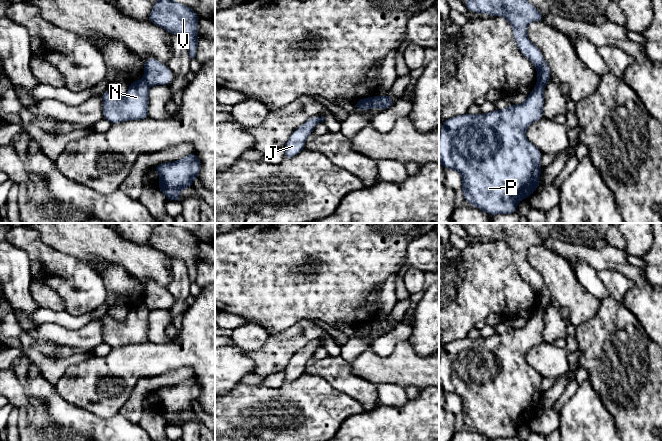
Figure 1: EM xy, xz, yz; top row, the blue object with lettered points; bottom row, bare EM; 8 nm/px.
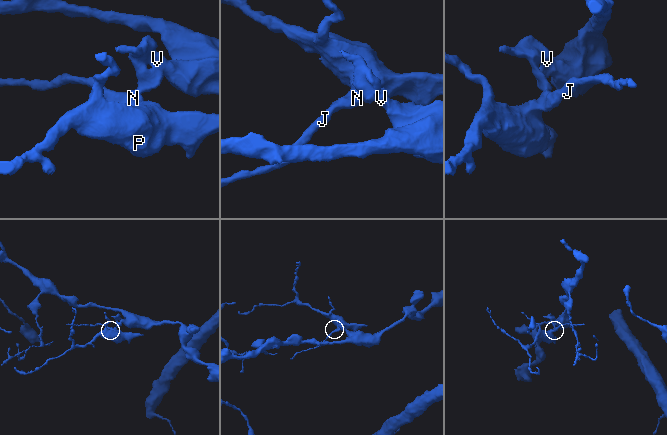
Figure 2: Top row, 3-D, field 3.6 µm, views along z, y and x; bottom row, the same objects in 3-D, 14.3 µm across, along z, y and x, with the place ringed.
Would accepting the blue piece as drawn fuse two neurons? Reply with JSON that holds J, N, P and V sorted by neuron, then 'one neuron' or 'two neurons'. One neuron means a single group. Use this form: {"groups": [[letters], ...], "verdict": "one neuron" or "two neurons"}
{"groups": [["J", "N", "P"], ["V"]], "verdict": "two neurons"}

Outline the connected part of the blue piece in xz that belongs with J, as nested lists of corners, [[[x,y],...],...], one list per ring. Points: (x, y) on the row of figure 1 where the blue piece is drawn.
[[[324,116],[308,119],[302,126],[296,129],[284,145],[284,159],[290,159],[305,149],[305,141],[311,135],[319,122],[324,122]]]

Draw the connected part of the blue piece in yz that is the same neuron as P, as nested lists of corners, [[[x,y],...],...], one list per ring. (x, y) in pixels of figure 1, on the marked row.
[[[536,84],[522,104],[509,104],[503,110],[495,109],[488,114],[466,113],[443,121],[439,137],[439,162],[445,170],[453,169],[461,175],[463,197],[473,207],[489,215],[512,214],[516,212],[518,203],[524,198],[529,199],[540,185],[539,177],[542,172],[540,159],[543,154],[527,140],[526,129],[532,123],[544,118],[543,92],[545,86]]]

